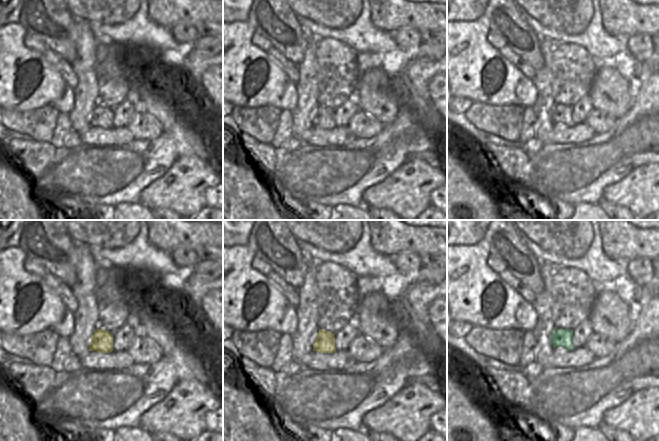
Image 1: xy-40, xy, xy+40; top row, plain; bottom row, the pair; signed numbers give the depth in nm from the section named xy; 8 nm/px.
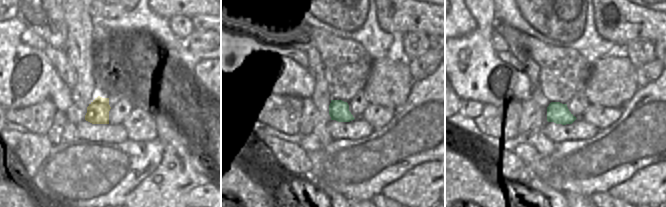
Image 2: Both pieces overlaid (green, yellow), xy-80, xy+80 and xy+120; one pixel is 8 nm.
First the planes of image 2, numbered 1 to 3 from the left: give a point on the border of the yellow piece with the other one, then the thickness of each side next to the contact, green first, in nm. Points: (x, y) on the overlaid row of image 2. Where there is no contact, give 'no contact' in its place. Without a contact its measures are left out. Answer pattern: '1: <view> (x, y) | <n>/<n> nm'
1: no contact
2: no contact
3: no contact

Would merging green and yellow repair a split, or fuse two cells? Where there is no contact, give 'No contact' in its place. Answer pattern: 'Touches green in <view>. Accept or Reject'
No contact. Accept.

